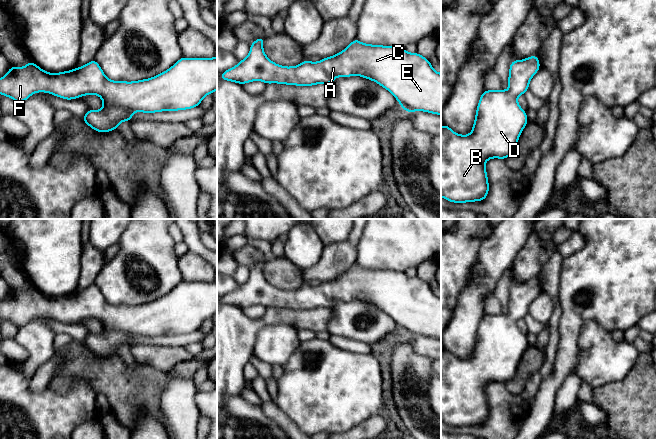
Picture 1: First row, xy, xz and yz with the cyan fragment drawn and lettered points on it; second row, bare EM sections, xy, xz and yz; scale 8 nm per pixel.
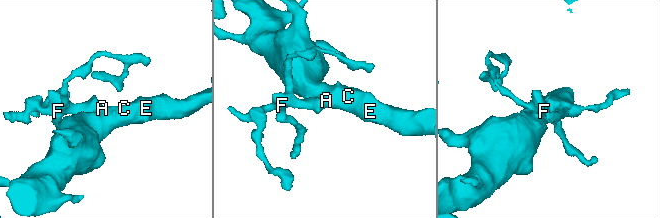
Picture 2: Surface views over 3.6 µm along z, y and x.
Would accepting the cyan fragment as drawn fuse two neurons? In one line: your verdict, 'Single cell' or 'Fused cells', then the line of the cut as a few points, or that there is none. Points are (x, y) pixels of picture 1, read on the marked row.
Single cell. No split

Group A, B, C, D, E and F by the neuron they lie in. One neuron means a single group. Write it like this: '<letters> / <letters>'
A B C D E F

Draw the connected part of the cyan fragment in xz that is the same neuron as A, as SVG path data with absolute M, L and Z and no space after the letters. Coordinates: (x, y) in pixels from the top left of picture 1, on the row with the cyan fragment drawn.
M260 37L250 44L249 55L235 67L221 73L220 78L241 85L262 81L266 84L312 86L332 84L336 77L360 75L388 90L406 112L424 111L441 115L441 73L436 72L431 62L417 52L408 53L404 48L395 46L365 44L356 38L343 51L331 57L318 62L306 59L297 66L286 67L274 63L266 56L263 50L264 40L264 37Z

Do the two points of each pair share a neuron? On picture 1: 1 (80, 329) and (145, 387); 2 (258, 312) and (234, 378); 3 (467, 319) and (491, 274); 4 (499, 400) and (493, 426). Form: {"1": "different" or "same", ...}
{"1": "different", "2": "different", "3": "same", "4": "same"}

